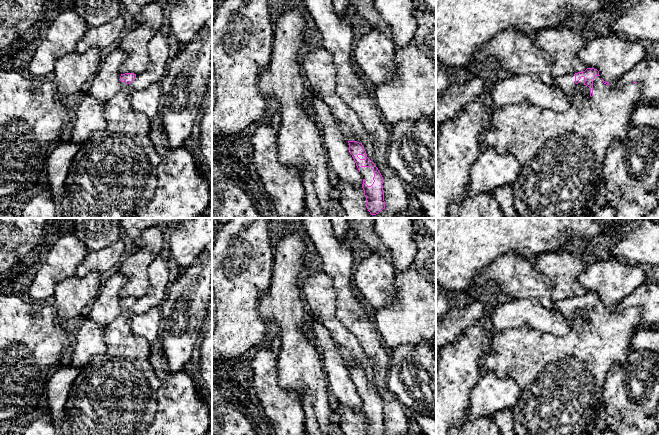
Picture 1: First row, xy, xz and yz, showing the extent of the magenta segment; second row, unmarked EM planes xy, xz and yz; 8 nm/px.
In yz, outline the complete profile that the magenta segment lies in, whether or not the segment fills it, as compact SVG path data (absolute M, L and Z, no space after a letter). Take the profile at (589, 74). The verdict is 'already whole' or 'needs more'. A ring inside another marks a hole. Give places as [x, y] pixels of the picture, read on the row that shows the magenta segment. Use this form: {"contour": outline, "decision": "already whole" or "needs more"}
{"contour": "M587 68L583 72L575 74L555 76L552 88L559 89L566 96L571 98L570 107L563 112L557 112L549 108L542 108L529 102L522 102L521 104L512 104L503 106L500 109L490 113L487 121L483 124L482 132L478 136L481 146L494 148L497 153L509 152L521 164L521 171L518 178L512 183L515 208L520 218L591 218L601 208L607 205L606 200L606 181L603 174L603 163L606 158L606 153L612 143L616 140L626 137L627 132L631 128L630 119L633 111L636 109L637 101L641 94L641 85L637 82L628 83L621 87L616 85L615 81L605 82L599 75L599 71L594 68Z", "decision": "needs more"}

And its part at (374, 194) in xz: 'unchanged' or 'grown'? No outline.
grown

